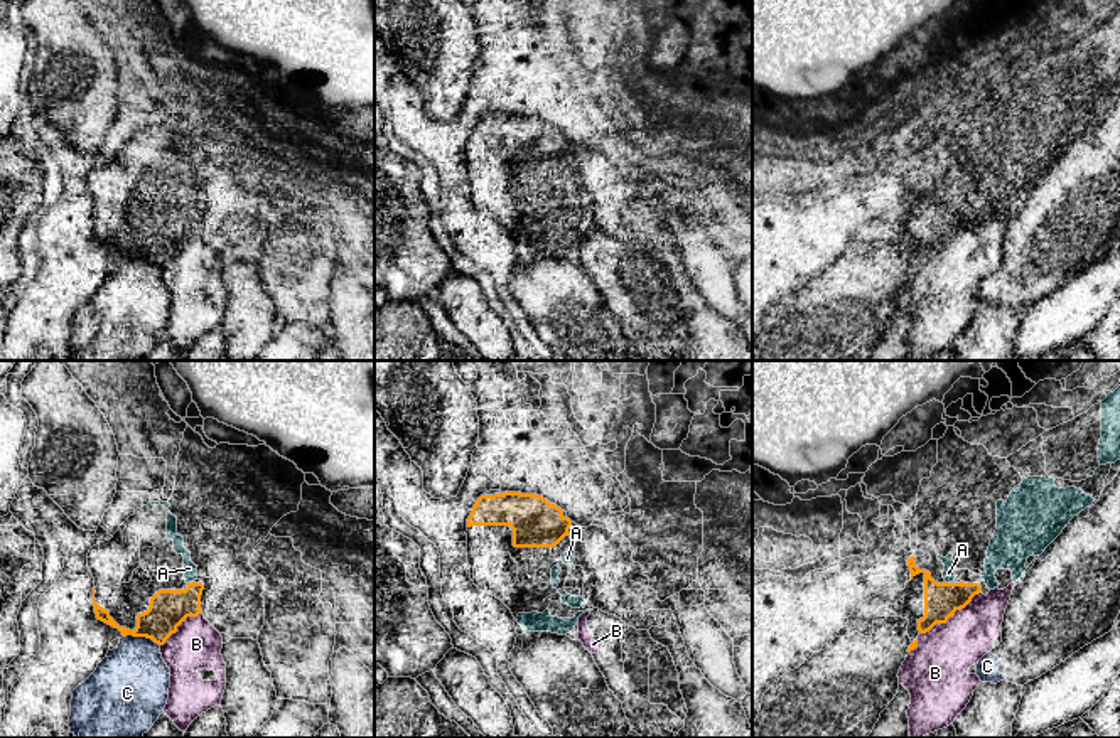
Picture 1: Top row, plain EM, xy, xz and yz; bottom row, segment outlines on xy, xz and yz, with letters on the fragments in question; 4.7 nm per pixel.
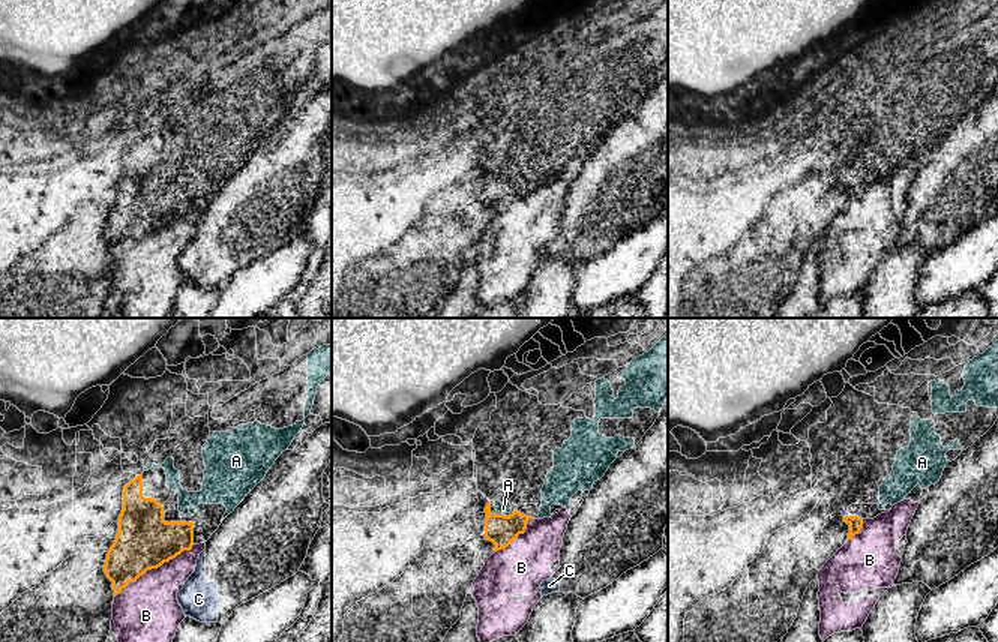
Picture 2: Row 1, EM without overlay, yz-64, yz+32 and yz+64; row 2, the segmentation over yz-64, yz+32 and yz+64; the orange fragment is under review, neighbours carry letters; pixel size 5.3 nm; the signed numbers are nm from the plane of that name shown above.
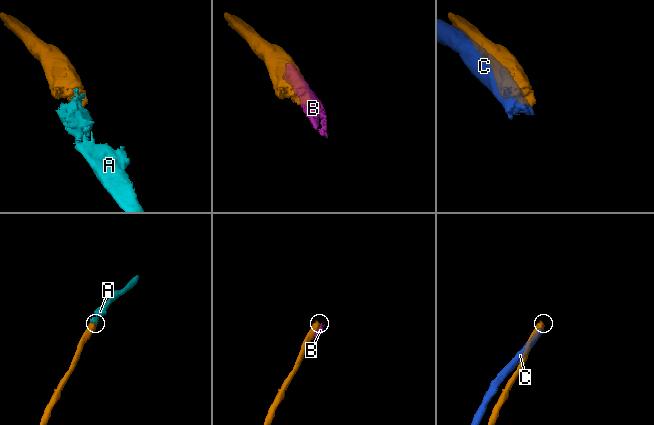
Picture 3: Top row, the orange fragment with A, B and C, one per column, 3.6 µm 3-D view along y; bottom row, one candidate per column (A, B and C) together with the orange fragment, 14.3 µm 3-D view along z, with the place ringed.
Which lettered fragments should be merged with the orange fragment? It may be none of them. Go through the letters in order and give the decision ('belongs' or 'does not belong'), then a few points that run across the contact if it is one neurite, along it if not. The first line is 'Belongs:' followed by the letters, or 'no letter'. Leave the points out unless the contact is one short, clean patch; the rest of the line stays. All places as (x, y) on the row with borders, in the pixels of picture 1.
Belongs: A
A: belongs
B: does not belong
C: does not belong

